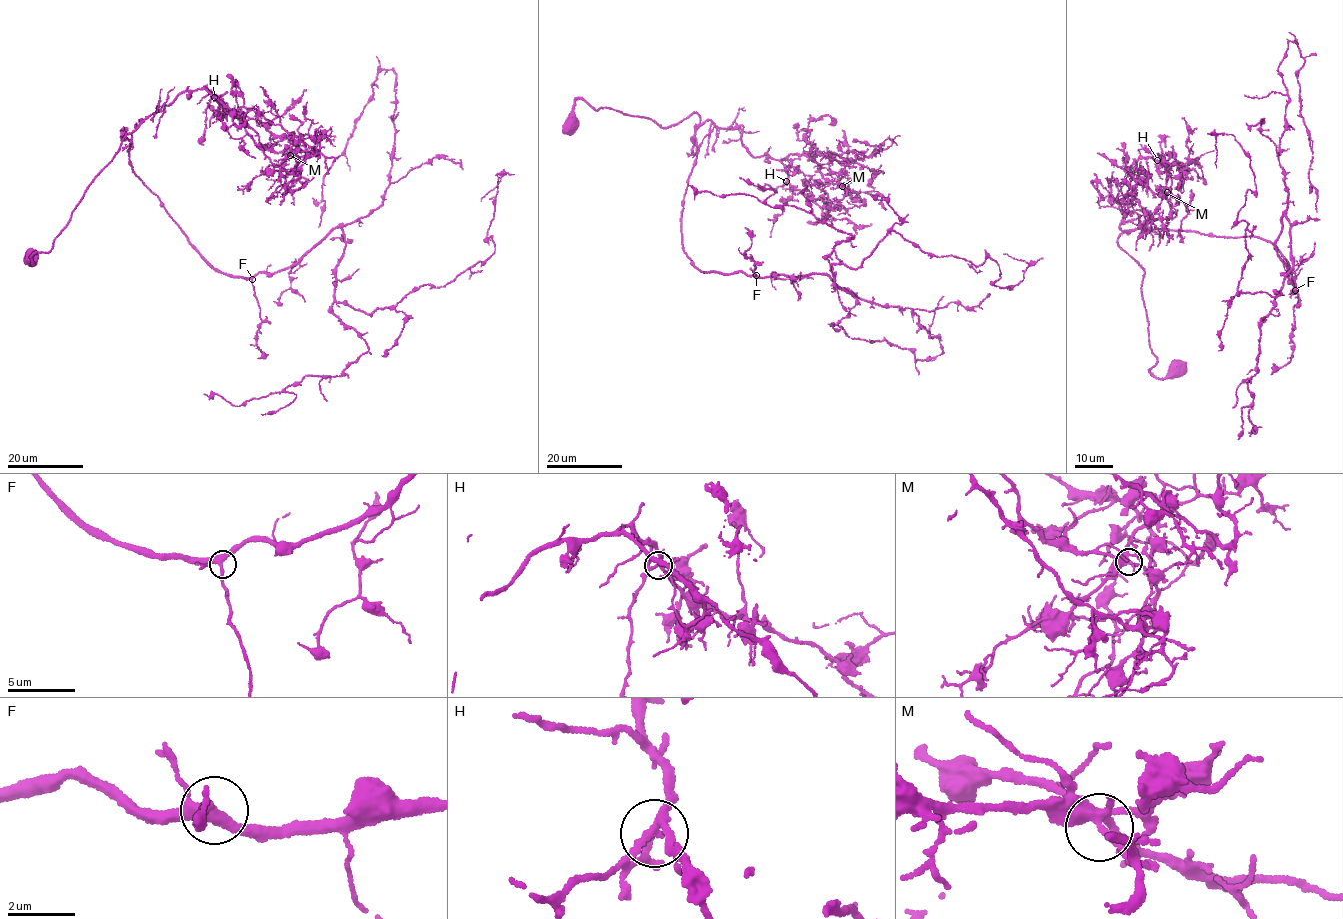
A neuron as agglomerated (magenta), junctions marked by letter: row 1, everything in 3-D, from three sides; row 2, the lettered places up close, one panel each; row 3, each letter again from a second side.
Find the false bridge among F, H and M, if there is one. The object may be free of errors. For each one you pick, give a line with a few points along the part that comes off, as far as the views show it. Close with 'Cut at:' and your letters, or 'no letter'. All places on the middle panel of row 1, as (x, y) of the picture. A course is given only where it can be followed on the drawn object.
Cut at: no letter

